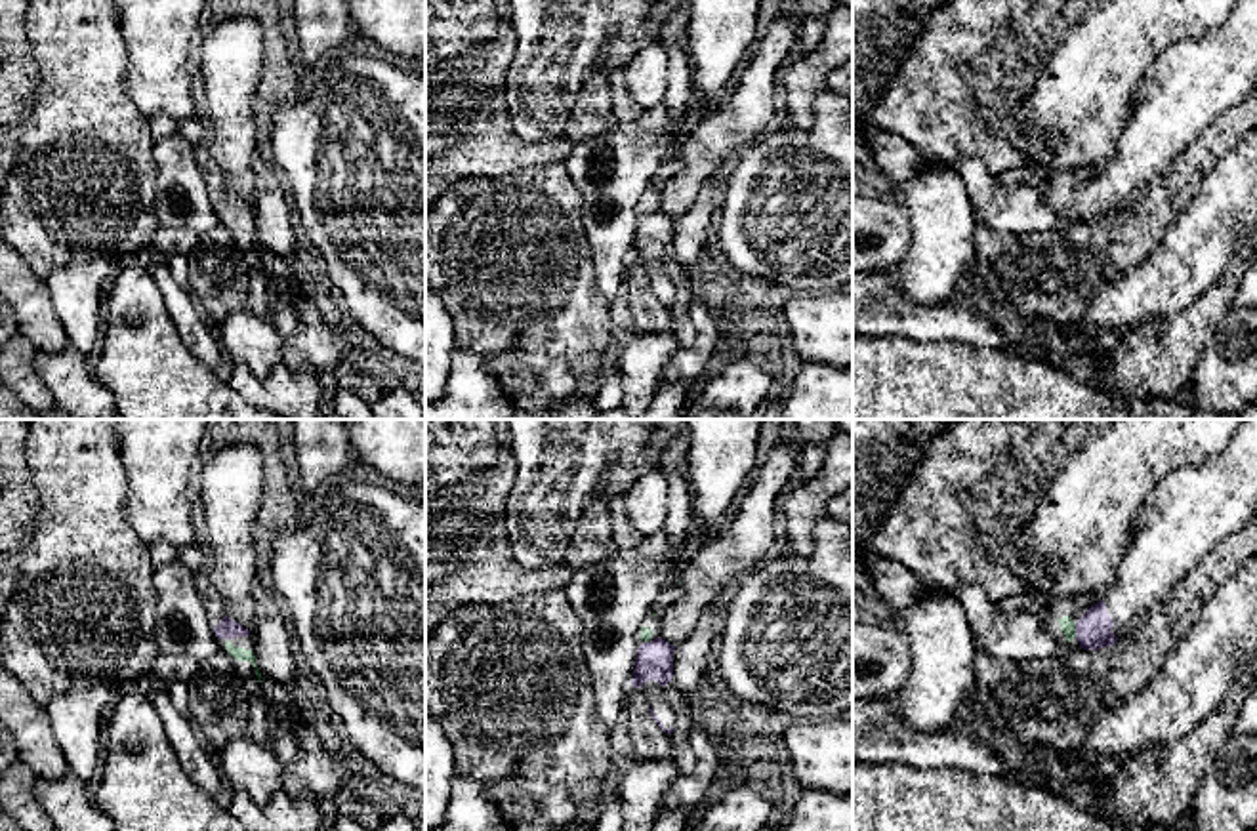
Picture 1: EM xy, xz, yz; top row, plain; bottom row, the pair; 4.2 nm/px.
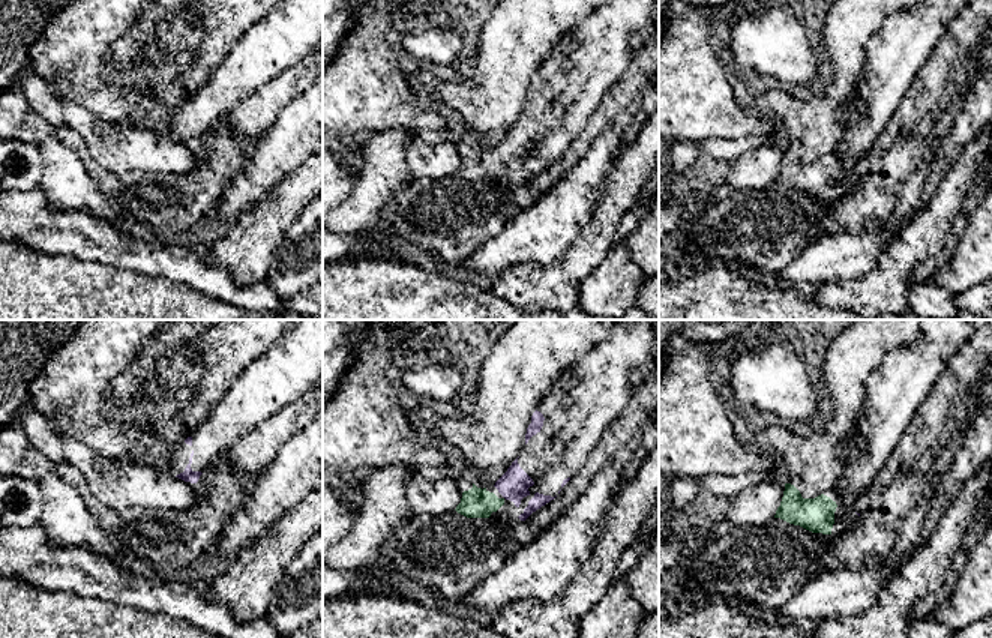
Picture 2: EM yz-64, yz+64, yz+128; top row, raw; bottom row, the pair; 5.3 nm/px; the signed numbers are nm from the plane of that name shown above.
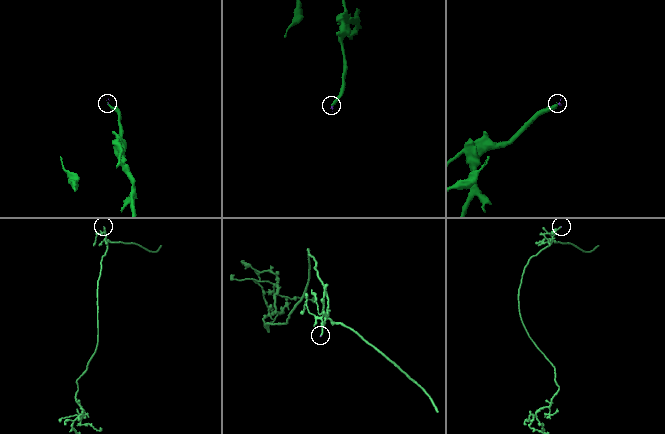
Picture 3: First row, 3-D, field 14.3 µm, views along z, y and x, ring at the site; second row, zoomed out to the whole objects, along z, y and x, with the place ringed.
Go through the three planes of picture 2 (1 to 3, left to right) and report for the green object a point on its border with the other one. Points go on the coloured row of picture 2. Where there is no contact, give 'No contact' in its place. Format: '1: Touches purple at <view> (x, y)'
1: No contact
2: No contact
3: No contact

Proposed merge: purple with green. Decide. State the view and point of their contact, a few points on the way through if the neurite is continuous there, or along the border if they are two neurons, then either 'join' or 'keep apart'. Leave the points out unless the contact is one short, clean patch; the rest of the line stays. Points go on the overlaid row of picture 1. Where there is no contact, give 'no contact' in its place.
meets purple in yz at (1076, 631); runs through yz (1093, 628), (1090, 631), (1076, 631), (1069, 628); join

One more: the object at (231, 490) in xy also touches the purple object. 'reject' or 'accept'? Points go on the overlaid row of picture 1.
reject

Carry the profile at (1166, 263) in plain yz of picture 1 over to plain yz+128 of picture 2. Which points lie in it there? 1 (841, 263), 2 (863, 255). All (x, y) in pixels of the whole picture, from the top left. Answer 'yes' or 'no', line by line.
1: yes
2: yes

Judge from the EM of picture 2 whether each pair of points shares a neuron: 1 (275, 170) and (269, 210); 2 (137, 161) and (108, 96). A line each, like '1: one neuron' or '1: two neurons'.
1: two neurons
2: two neurons

